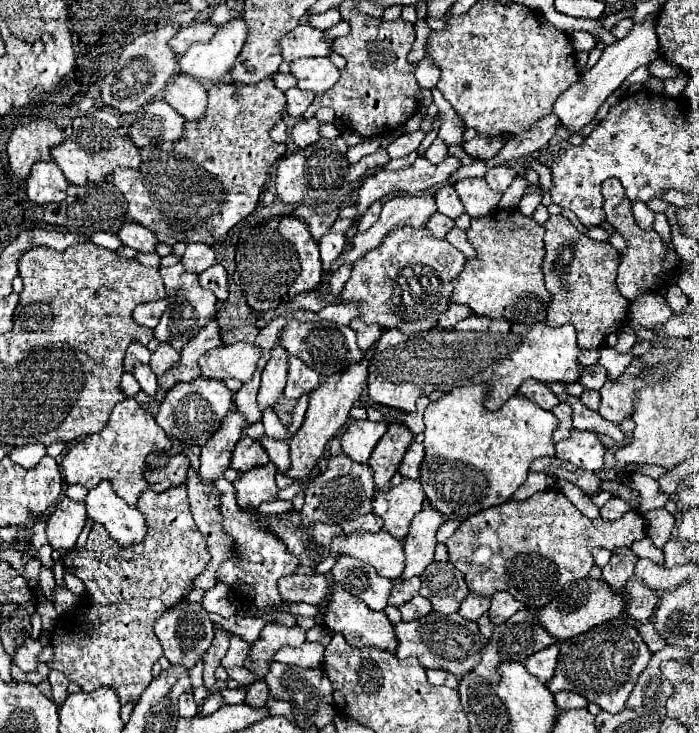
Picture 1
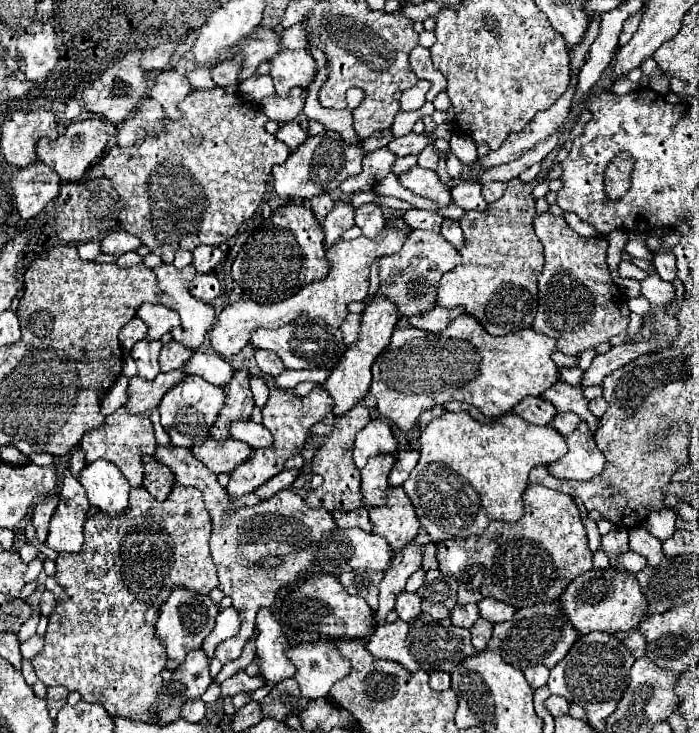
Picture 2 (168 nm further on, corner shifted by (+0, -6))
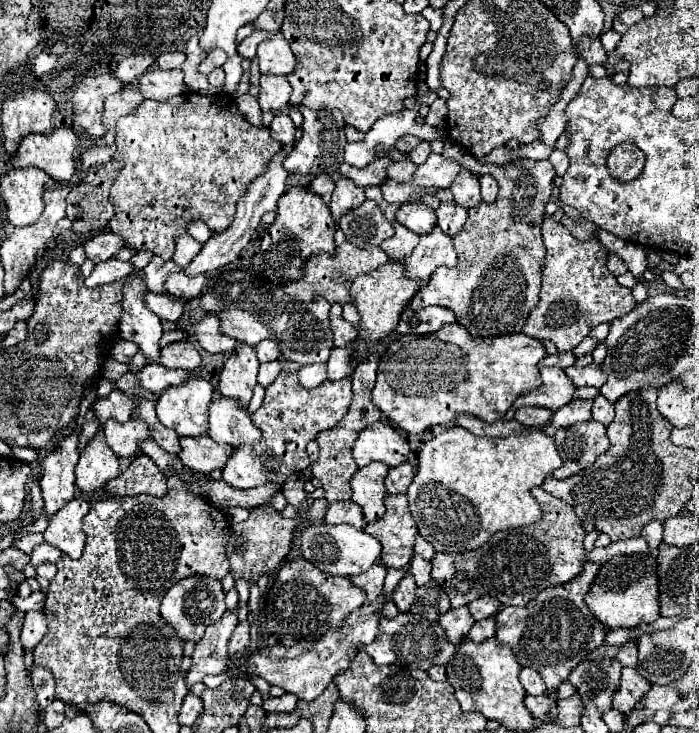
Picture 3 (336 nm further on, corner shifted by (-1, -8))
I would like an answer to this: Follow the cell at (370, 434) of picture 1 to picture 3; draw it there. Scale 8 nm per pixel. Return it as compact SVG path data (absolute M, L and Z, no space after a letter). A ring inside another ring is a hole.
M376 422L364 428L352 448L358 468L374 460L380 460L388 466L398 466L406 462L408 452L408 442L390 424L384 422Z

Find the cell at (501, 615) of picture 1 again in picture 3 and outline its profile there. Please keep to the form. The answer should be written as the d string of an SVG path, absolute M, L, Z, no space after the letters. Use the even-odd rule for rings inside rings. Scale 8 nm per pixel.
M482 596L482 598L474 600L472 604L468 604L468 610L474 616L474 620L484 620L484 618L496 616L498 610L500 610L500 606L502 604L498 600L494 600L492 596Z

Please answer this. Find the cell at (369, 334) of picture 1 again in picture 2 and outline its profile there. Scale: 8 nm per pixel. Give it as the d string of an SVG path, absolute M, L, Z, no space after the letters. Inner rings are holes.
M349 314L349 316L343 320L341 332L343 332L343 340L345 340L347 344L351 344L351 342L357 340L357 334L359 334L359 320L361 320L359 314Z

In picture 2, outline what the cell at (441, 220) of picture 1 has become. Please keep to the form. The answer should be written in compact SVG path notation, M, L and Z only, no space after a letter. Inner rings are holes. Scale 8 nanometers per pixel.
M407 210L403 214L403 220L409 228L421 228L421 230L435 230L439 232L439 226L443 222L443 216L431 210Z

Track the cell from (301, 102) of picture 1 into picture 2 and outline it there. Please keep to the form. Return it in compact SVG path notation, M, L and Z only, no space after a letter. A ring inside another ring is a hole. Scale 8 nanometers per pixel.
M291 90L291 94L287 96L267 96L265 100L261 100L261 110L269 120L275 122L291 122L295 120L295 116L303 110L303 92L301 90Z

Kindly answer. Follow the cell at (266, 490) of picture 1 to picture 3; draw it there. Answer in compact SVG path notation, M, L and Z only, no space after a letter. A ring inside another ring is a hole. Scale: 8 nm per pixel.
M282 372L268 386L262 406L254 412L252 422L262 430L262 440L258 444L236 446L232 460L222 470L222 480L232 488L254 488L266 482L282 484L292 472L302 472L310 466L306 444L316 438L324 428L336 426L342 416L348 412L352 400L352 382L342 378L336 382L326 380L314 390L300 388L296 374Z

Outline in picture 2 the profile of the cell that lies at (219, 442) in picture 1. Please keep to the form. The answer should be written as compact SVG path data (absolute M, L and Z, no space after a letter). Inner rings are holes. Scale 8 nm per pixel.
M245 368L235 370L231 382L227 382L225 390L225 404L219 410L219 418L211 426L211 438L225 440L229 438L229 424L235 420L251 420L253 398L249 390L249 372Z

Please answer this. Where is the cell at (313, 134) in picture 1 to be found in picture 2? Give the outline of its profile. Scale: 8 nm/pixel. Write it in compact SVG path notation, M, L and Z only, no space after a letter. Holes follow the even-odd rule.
M293 120L293 122L287 122L287 124L281 124L281 128L277 130L277 140L285 142L291 150L295 150L297 146L301 146L307 138L307 132Z

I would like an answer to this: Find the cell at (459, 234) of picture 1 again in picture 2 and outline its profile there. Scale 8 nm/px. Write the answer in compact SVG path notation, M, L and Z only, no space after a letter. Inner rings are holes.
M443 220L443 226L441 226L441 234L447 242L451 242L453 246L461 246L463 244L463 232L461 232L461 226L459 222L455 220Z

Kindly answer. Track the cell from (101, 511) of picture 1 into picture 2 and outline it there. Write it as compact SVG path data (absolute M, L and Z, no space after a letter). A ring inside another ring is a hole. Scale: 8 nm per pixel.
M95 460L79 472L79 482L87 490L91 506L97 506L109 516L119 516L127 510L131 486L127 486L127 480L115 464Z

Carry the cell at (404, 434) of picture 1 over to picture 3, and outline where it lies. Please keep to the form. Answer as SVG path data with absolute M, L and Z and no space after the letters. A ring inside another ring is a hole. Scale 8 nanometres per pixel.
M370 462L368 466L360 468L356 476L352 478L352 500L362 508L366 522L374 522L384 516L384 478L388 474L390 466L380 462Z

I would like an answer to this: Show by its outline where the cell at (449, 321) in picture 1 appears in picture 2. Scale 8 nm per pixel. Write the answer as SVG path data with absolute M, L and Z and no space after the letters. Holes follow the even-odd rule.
M435 306L419 316L411 316L407 318L407 324L419 328L419 330L429 330L429 332L441 332L445 326L449 326L449 322L457 316L461 316L465 310L459 306L459 308L441 308L441 306Z

